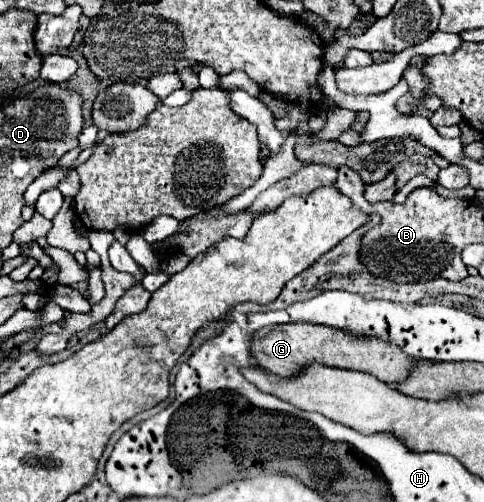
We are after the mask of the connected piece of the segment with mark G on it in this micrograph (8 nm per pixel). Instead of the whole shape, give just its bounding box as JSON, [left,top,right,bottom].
[252,322,420,384]

